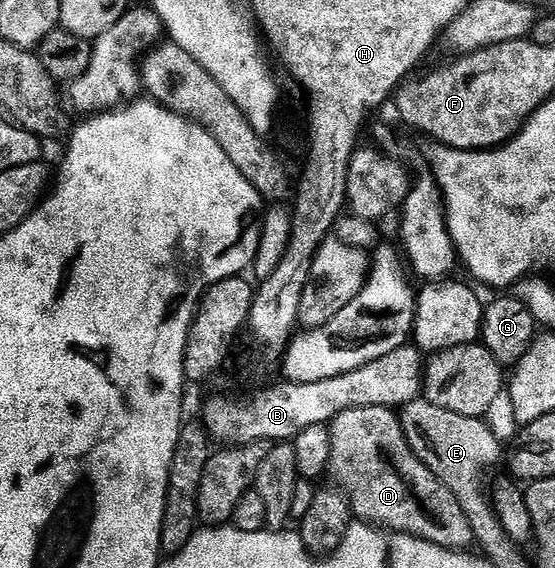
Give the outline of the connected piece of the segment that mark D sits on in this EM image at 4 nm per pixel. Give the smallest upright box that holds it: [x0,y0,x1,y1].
[330,408,475,550]

